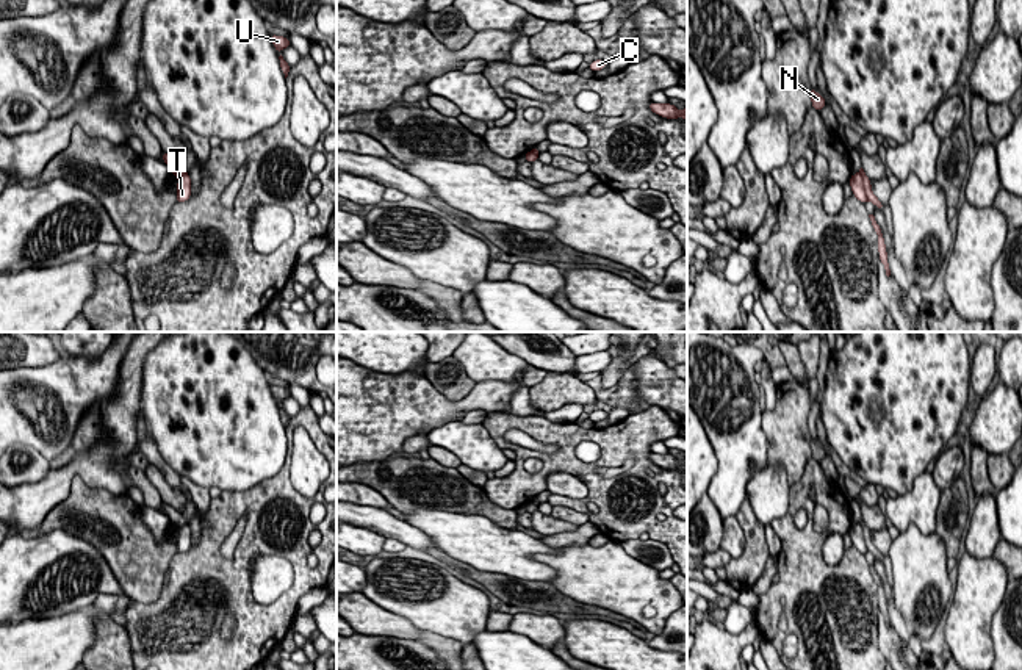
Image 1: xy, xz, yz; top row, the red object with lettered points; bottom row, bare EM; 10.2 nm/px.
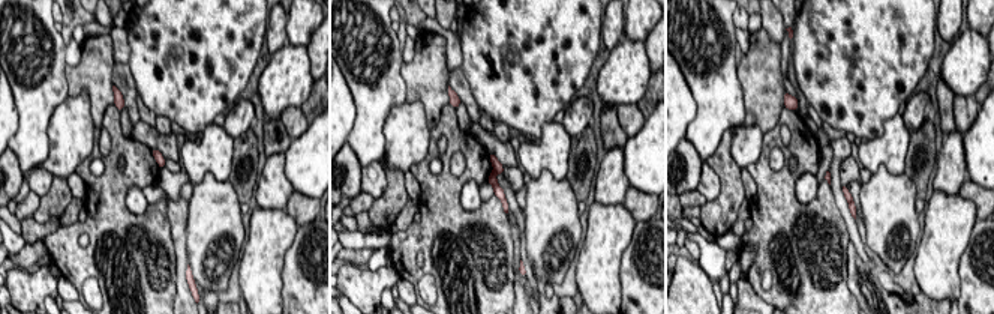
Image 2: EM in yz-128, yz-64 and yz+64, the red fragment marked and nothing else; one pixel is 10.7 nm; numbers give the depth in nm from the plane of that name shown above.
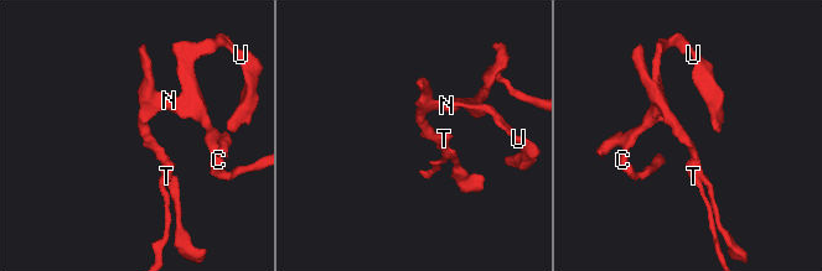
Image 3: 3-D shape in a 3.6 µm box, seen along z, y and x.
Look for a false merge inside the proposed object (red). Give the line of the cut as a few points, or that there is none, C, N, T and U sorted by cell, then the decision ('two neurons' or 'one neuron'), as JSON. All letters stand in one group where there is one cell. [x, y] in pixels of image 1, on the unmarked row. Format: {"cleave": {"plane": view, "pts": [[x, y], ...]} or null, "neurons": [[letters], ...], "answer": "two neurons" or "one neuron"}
{"cleave": {"plane": "yz", "pts": [[858, 523], [869, 550]]}, "neurons": [["C", "N", "U"], ["T"]], "answer": "two neurons"}

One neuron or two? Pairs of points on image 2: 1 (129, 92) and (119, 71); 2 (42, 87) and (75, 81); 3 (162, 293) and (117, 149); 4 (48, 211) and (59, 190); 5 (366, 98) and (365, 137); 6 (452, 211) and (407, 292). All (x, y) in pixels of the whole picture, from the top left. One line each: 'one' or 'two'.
1: one
2: two
3: one
4: one
5: one
6: two

